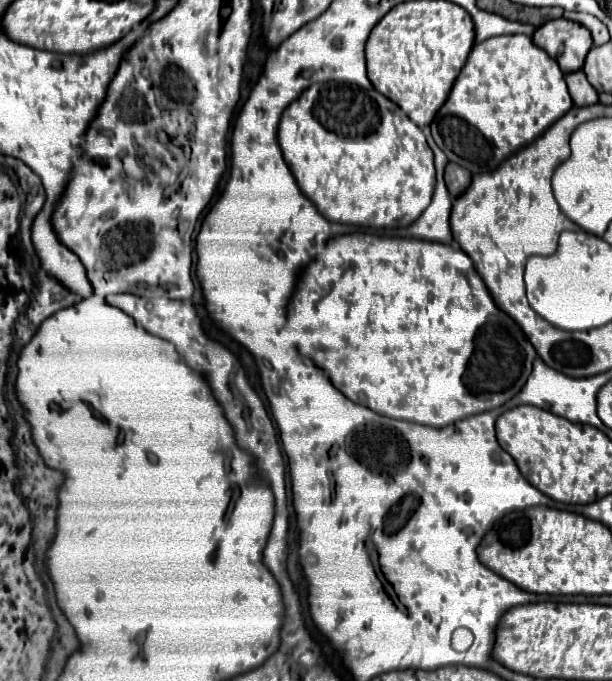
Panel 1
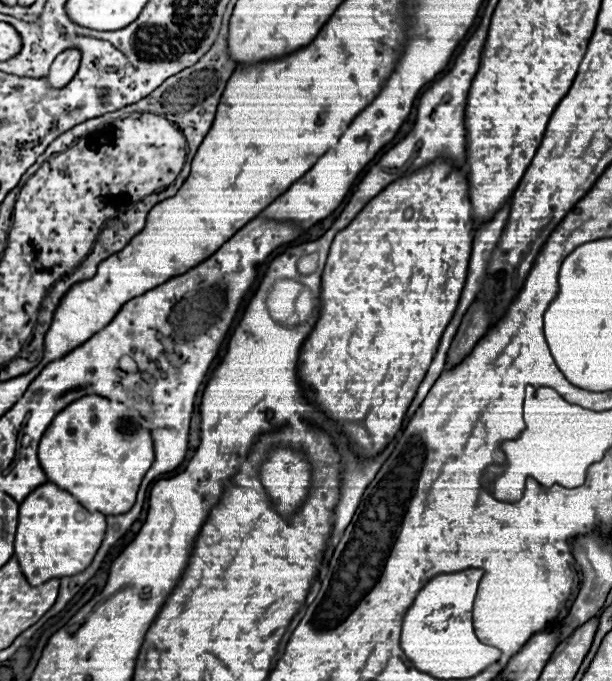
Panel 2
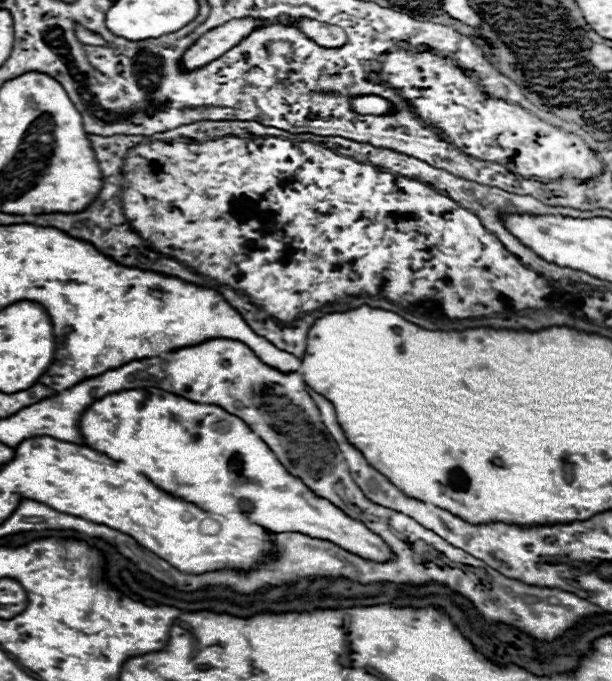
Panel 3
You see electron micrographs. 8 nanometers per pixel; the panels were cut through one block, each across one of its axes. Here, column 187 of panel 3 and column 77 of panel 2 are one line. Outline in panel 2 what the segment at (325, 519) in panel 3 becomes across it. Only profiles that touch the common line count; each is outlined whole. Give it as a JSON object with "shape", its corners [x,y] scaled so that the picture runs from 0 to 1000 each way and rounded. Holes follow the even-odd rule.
{"shape":[[[134,581],[124,590],[111,593],[78,626],[65,646],[62,673],[82,708],[95,711],[101,720],[111,720],[137,746],[176,755],[203,755],[216,746],[222,734],[225,714],[235,696],[252,681],[252,649],[248,634],[235,623],[216,617],[212,599],[196,590],[183,590],[167,581]]]}

